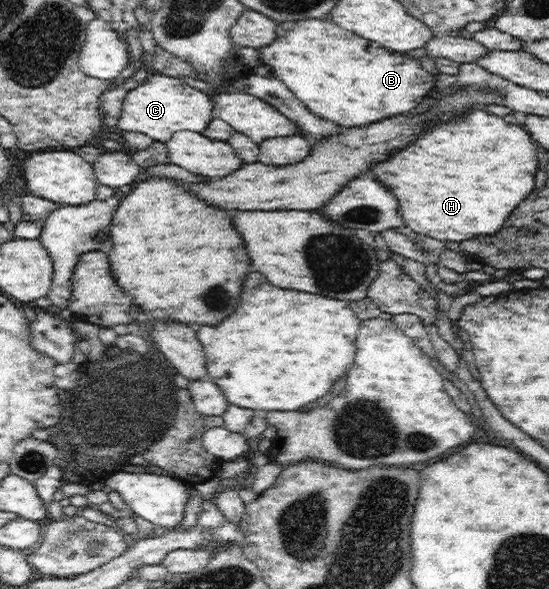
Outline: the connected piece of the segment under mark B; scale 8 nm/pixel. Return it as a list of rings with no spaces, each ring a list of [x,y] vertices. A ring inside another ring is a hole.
[[[302,19],[292,23],[292,29],[284,23],[282,29],[276,29],[276,41],[259,48],[264,65],[272,67],[274,75],[284,81],[312,113],[346,127],[406,115],[426,99],[436,81],[434,74],[422,68],[418,58],[392,52],[326,19]]]

